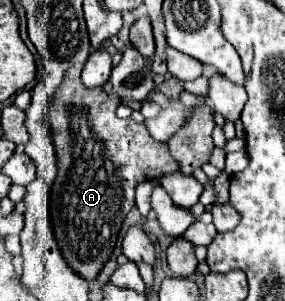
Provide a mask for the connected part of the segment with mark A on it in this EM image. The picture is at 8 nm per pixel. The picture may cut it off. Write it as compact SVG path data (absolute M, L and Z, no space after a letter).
M64 78L60 90L56 90L56 98L52 98L52 106L48 106L48 124L58 158L58 176L50 190L50 220L64 260L86 280L94 280L102 266L110 260L122 222L134 208L136 184L156 180L178 170L178 162L170 156L168 146L156 142L144 124L138 124L132 118L118 118L118 106L120 98L108 96L104 88L88 90L80 78Z

